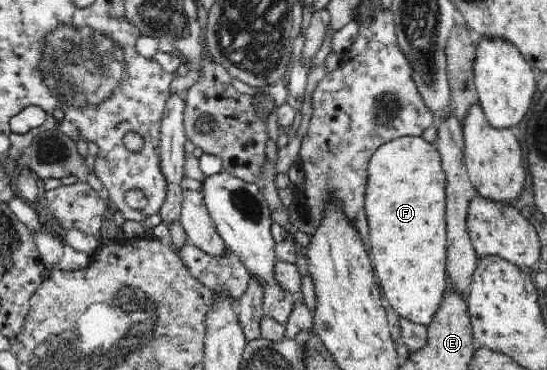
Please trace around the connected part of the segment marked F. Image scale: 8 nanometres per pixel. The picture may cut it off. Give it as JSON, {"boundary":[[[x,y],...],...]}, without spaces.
{"boundary":[[[405,136],[395,138],[386,142],[384,146],[379,147],[373,156],[371,156],[367,172],[364,210],[369,227],[370,258],[375,263],[374,272],[377,273],[380,285],[385,293],[384,301],[388,305],[391,305],[392,310],[397,311],[400,317],[427,326],[433,320],[433,314],[437,314],[437,308],[441,306],[441,298],[443,298],[446,283],[449,281],[446,271],[447,240],[445,240],[447,232],[445,222],[446,178],[445,171],[442,169],[440,153],[435,144],[430,144],[430,142],[425,141],[422,137]]]}

